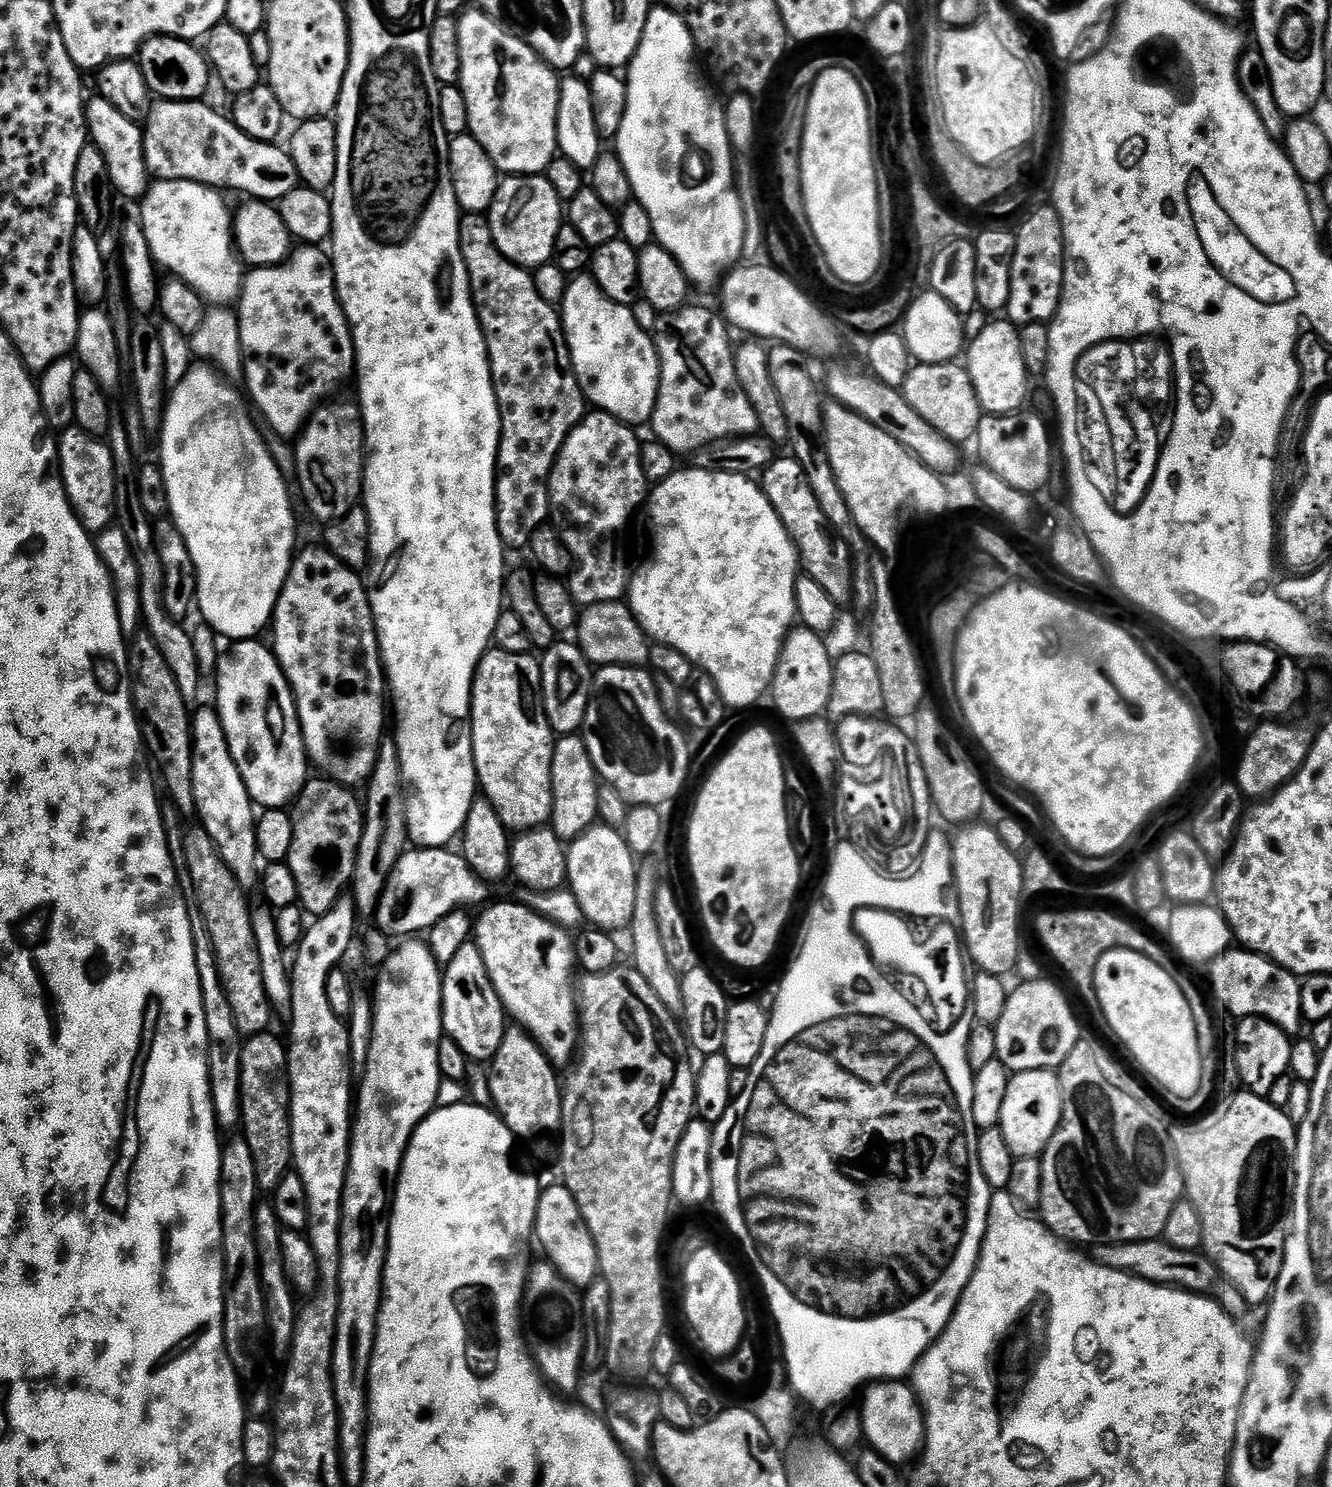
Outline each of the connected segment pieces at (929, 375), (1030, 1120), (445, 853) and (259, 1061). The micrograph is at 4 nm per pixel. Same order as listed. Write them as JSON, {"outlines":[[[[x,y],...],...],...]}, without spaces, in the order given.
{"outlines":[[[[960,362],[947,364],[922,364],[913,363],[908,372],[902,391],[906,402],[938,430],[938,434],[947,440],[961,442],[971,441],[976,435],[982,409],[978,402],[978,394],[974,390],[974,382],[970,378],[967,367]]],[[[1053,1069],[1017,1072],[1006,1086],[1006,1102],[1002,1104],[999,1128],[1010,1146],[1013,1157],[1039,1157],[1045,1146],[1060,1129],[1064,1109],[1059,1075]]],[[[413,847],[405,850],[400,855],[386,886],[382,890],[380,900],[376,904],[376,914],[374,917],[375,927],[379,928],[389,938],[412,938],[417,934],[424,934],[432,929],[442,918],[456,909],[463,909],[468,904],[483,905],[484,899],[488,896],[489,885],[477,876],[474,869],[467,864],[463,855],[459,851],[451,852],[451,847],[443,848],[421,848]]],[[[271,1031],[260,1032],[257,1036],[248,1036],[243,1048],[239,1049],[242,1066],[240,1083],[240,1124],[244,1132],[242,1139],[250,1146],[254,1154],[254,1170],[258,1170],[258,1186],[261,1193],[275,1192],[278,1182],[293,1167],[292,1163],[292,1083],[288,1081],[288,1049],[285,1041],[272,1036]]]]}

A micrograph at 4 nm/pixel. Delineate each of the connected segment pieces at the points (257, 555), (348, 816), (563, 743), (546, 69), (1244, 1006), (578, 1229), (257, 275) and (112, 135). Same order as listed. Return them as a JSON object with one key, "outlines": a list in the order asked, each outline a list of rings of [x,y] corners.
{"outlines":[[[[204,362],[189,367],[188,373],[175,381],[176,389],[173,392],[171,389],[167,397],[158,433],[158,463],[166,482],[170,519],[182,534],[194,562],[198,609],[214,631],[235,642],[259,637],[259,632],[271,625],[272,613],[298,545],[296,512],[292,509],[288,484],[252,421],[253,413],[245,393],[227,382],[232,383]]],[[[327,778],[309,779],[290,808],[293,822],[293,844],[286,859],[289,870],[298,882],[298,904],[309,917],[324,916],[349,891],[352,875],[358,862],[358,846],[364,833],[364,809],[351,787]]],[[[583,735],[560,736],[552,745],[552,818],[550,827],[556,837],[565,842],[577,840],[588,828],[597,823],[596,811],[600,808],[601,781],[596,774],[596,767],[590,758],[590,750],[586,750]]],[[[465,11],[456,22],[462,58],[458,88],[464,91],[467,131],[490,154],[501,173],[509,176],[547,173],[550,162],[558,156],[556,123],[561,77],[525,40],[519,40],[485,12],[471,11]]],[[[1229,950],[1222,953],[1210,965],[1212,971],[1212,992],[1216,1000],[1236,1018],[1261,1016],[1263,1020],[1274,1022],[1289,1034],[1295,1034],[1300,1024],[1305,1023],[1302,1014],[1301,981],[1293,972],[1287,972],[1273,960],[1247,950]]],[[[563,1183],[545,1187],[540,1194],[539,1208],[536,1211],[536,1230],[534,1233],[537,1243],[546,1252],[549,1263],[572,1283],[573,1287],[585,1289],[599,1275],[597,1262],[597,1246],[586,1226],[585,1219],[578,1207],[578,1202]]],[[[300,246],[281,264],[252,268],[245,275],[244,287],[240,289],[238,315],[243,352],[242,376],[248,379],[247,395],[255,411],[264,415],[265,422],[278,435],[299,437],[309,416],[331,397],[328,395],[347,376],[349,379],[356,371],[352,328],[344,317],[344,307],[336,292],[336,269],[329,253],[320,246]]],[[[96,94],[85,103],[84,117],[88,123],[88,134],[91,143],[106,158],[108,173],[112,179],[112,187],[117,193],[120,192],[128,200],[139,201],[144,193],[148,191],[150,173],[146,166],[146,154],[144,153],[144,133],[141,125],[135,120],[126,118],[122,110],[110,106],[106,98]]]]}

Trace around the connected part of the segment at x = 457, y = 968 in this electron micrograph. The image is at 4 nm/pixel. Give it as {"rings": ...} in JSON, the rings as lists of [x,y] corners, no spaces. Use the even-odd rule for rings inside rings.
{"rings":[[[467,942],[450,959],[442,972],[444,989],[442,990],[442,1014],[447,1039],[453,1040],[463,1050],[469,1061],[491,1061],[506,1031],[506,1013],[504,1003],[494,990],[494,982],[486,970],[482,950],[474,942]]]}

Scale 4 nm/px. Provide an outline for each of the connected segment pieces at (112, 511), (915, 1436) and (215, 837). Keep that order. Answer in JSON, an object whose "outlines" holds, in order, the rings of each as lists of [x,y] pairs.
{"outlines":[[[[75,426],[65,428],[59,433],[58,463],[60,477],[64,480],[64,489],[68,495],[68,501],[72,504],[76,516],[84,523],[84,528],[89,534],[99,534],[113,527],[116,520],[116,463],[112,457],[113,449],[104,445],[105,441],[98,436],[86,434]]],[[[877,1380],[869,1383],[863,1389],[858,1411],[862,1418],[864,1427],[864,1440],[884,1458],[897,1466],[904,1466],[907,1460],[915,1461],[921,1455],[924,1447],[924,1409],[920,1406],[920,1401],[911,1385],[900,1380]]],[[[215,707],[195,709],[192,716],[192,757],[194,758],[195,815],[200,816],[202,831],[212,839],[226,866],[235,874],[245,890],[258,884],[258,853],[256,846],[257,809],[254,807],[247,784],[231,756],[226,730]]]]}

